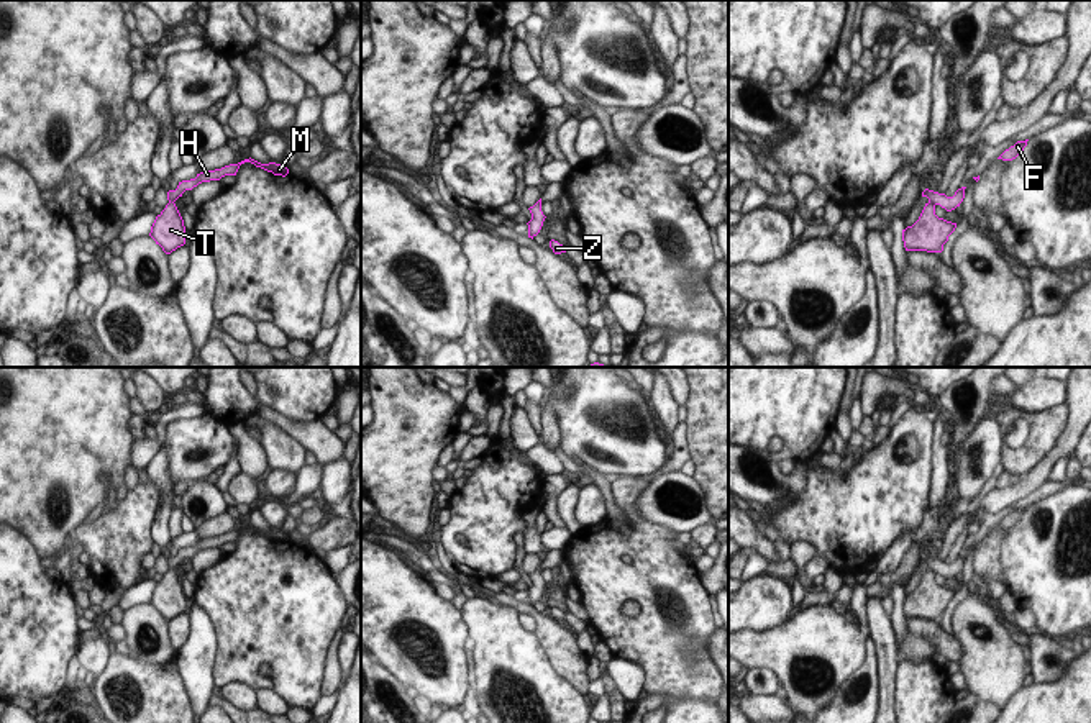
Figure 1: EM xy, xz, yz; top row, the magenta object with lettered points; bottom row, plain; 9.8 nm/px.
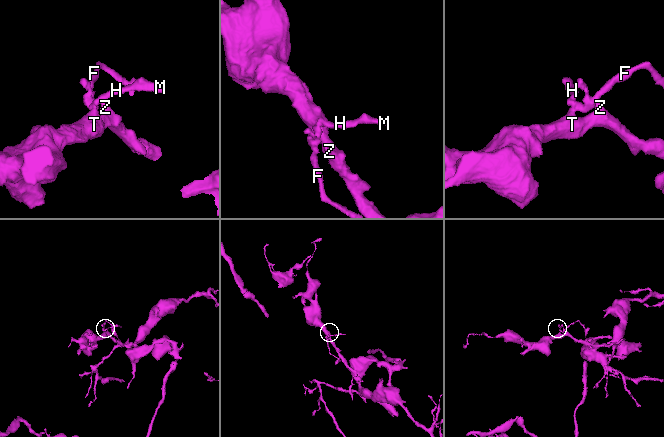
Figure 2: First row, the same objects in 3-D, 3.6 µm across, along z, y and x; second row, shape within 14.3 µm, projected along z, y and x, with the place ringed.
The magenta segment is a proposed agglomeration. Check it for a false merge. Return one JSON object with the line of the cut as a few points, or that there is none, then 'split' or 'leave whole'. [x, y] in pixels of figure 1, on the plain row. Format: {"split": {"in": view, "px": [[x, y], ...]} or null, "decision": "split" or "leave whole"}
{"split": {"in": "yz", "px": [[929, 568], [934, 572]]}, "decision": "split"}

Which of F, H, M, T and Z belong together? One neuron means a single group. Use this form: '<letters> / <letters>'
F H M / T Z

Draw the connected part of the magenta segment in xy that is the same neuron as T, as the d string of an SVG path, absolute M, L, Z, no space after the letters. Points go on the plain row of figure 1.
M174 569L167 571L166 575L156 584L149 603L166 621L171 621L185 612L184 587Z

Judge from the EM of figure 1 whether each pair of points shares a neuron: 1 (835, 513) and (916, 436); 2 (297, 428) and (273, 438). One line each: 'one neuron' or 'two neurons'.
1: one neuron
2: two neurons

